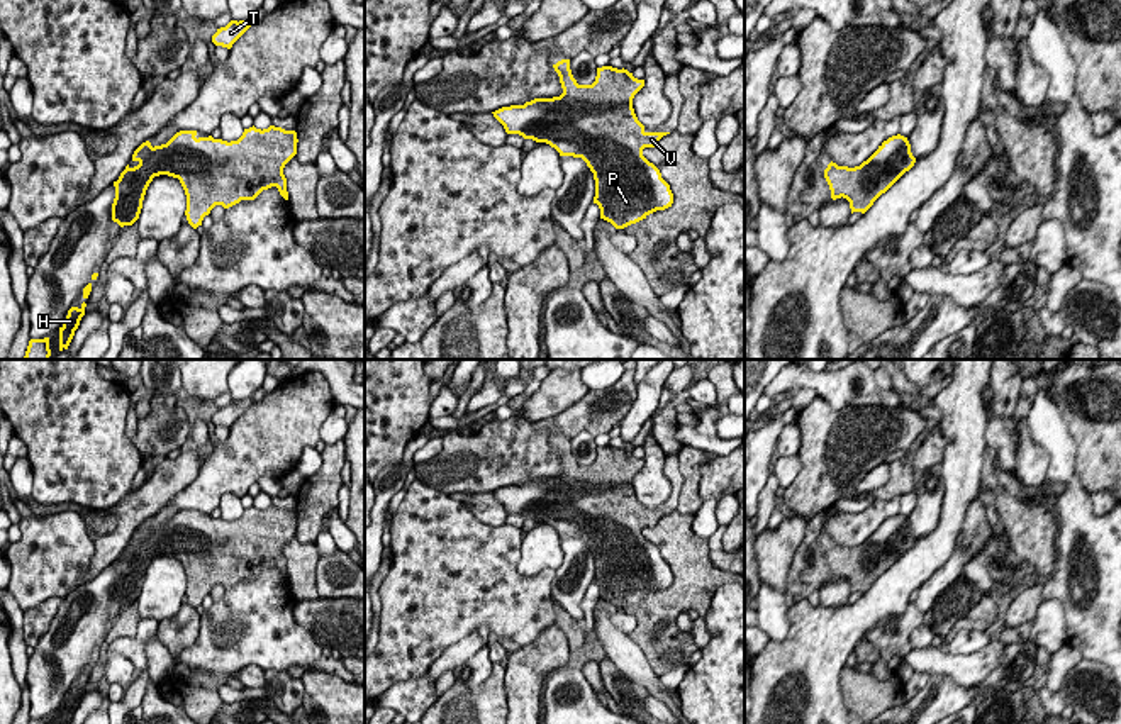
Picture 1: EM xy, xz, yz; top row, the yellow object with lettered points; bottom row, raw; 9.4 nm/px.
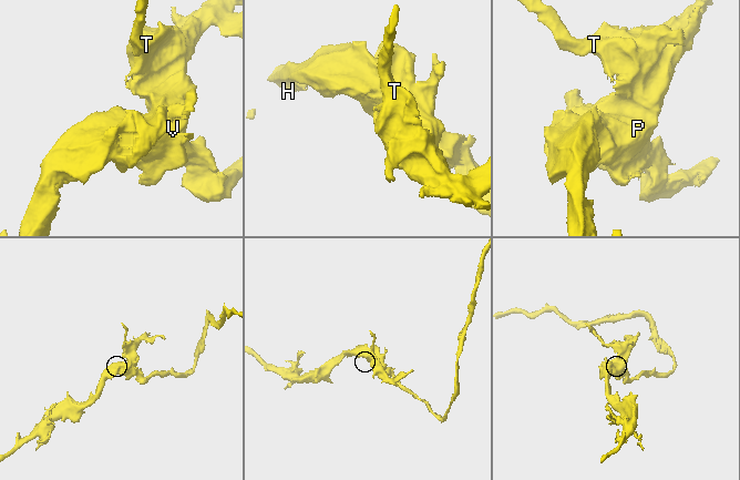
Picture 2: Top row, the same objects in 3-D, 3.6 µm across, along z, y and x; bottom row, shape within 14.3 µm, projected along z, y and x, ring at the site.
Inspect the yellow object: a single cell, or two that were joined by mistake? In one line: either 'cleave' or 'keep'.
keep

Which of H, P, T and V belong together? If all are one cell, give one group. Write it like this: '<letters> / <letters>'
H P T V

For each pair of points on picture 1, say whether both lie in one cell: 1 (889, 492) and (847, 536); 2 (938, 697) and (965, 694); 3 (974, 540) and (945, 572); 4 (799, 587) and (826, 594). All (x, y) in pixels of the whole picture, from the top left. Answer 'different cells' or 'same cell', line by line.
1: different cells
2: same cell
3: same cell
4: different cells

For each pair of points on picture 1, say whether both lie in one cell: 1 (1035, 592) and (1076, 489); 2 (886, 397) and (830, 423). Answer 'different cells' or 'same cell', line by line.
1: different cells
2: different cells

